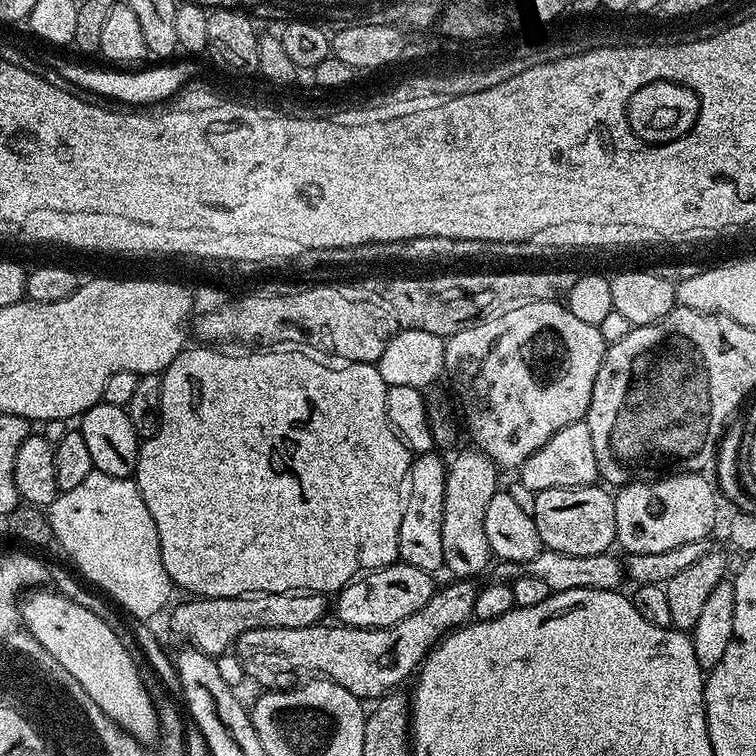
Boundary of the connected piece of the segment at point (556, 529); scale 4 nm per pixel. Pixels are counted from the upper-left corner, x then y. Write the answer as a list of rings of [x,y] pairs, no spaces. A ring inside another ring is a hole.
[[[604,486],[587,488],[551,488],[536,493],[534,498],[534,526],[538,526],[544,548],[564,554],[602,554],[617,543],[616,505],[613,493]]]

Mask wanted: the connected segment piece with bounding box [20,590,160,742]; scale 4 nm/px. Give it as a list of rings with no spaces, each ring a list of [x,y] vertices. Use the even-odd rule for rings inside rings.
[[[32,590],[25,595],[28,596],[25,600],[23,597],[20,614],[24,627],[45,650],[58,660],[59,665],[79,683],[82,690],[98,704],[121,731],[141,742],[155,741],[160,731],[157,705],[149,692],[149,685],[139,677],[138,664],[135,664],[130,658],[126,646],[122,646],[122,642],[118,640],[118,635],[114,634],[102,618],[92,614],[90,610],[86,610],[77,602],[71,601],[70,598],[61,596],[55,591],[44,591],[48,590]]]

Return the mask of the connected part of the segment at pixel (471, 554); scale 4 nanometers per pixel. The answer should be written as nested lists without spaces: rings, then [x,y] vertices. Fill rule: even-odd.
[[[471,450],[460,452],[448,464],[448,477],[446,478],[446,494],[444,495],[444,509],[442,510],[442,554],[444,555],[444,568],[452,571],[456,578],[476,578],[476,575],[493,563],[494,557],[490,550],[490,541],[486,538],[486,506],[490,506],[490,498],[498,490],[496,463],[485,452]]]

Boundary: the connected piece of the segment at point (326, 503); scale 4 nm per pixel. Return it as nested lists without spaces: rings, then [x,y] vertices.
[[[200,346],[204,348],[185,347],[183,352],[179,352],[170,362],[170,366],[164,369],[160,376],[162,382],[162,402],[160,403],[160,428],[153,436],[147,437],[141,443],[140,453],[134,479],[138,490],[142,494],[142,502],[146,502],[146,510],[150,510],[150,518],[154,518],[154,526],[158,526],[158,538],[160,539],[160,549],[162,550],[162,566],[166,566],[166,574],[170,574],[173,585],[177,589],[185,588],[192,592],[193,597],[207,598],[210,596],[247,596],[249,594],[259,594],[261,592],[319,592],[321,594],[339,593],[346,584],[352,583],[361,574],[376,571],[384,568],[387,564],[397,563],[400,551],[398,550],[398,526],[402,522],[404,514],[403,499],[396,500],[396,491],[403,489],[408,477],[410,467],[410,449],[400,438],[400,433],[393,428],[390,418],[386,414],[386,394],[388,393],[388,383],[382,378],[375,364],[353,364],[345,363],[340,368],[331,368],[328,364],[323,364],[320,360],[315,360],[312,356],[307,356],[304,350],[248,350],[245,356],[219,356],[215,352],[215,347]]]

